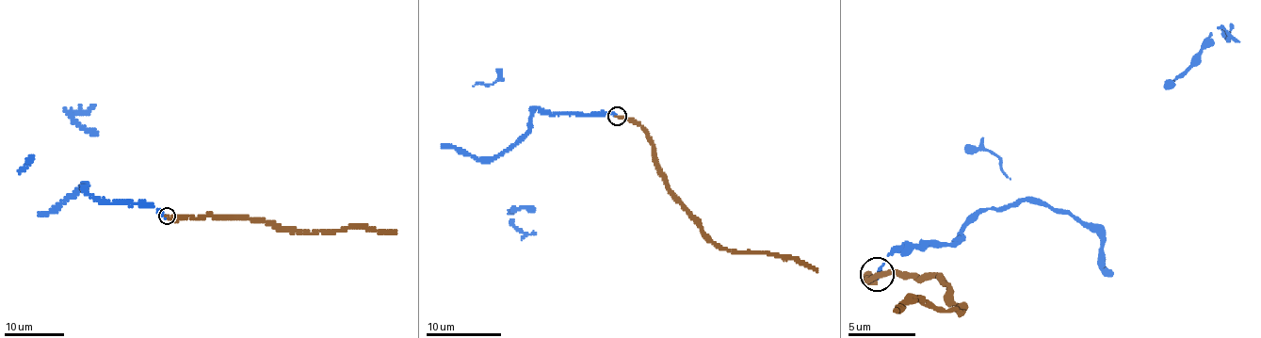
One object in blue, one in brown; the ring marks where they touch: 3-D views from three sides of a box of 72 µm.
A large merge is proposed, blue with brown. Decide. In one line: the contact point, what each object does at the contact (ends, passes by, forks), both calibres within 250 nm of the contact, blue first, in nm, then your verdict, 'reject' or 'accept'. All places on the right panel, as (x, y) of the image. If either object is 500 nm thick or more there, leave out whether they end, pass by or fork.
(877, 274) | blue ends | brown ends | 360/240 nm | accept

